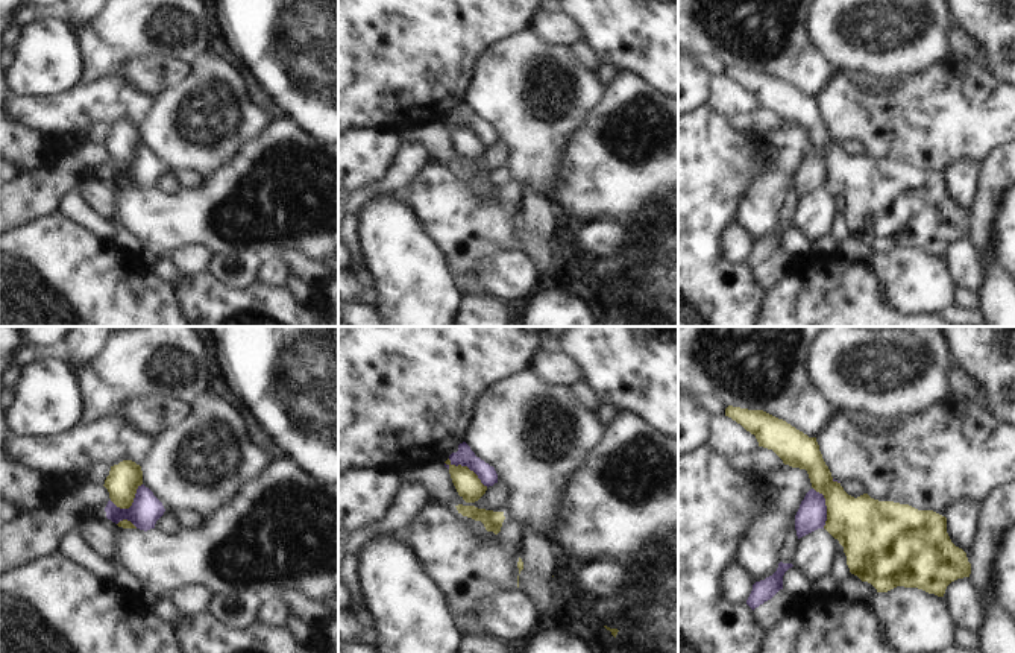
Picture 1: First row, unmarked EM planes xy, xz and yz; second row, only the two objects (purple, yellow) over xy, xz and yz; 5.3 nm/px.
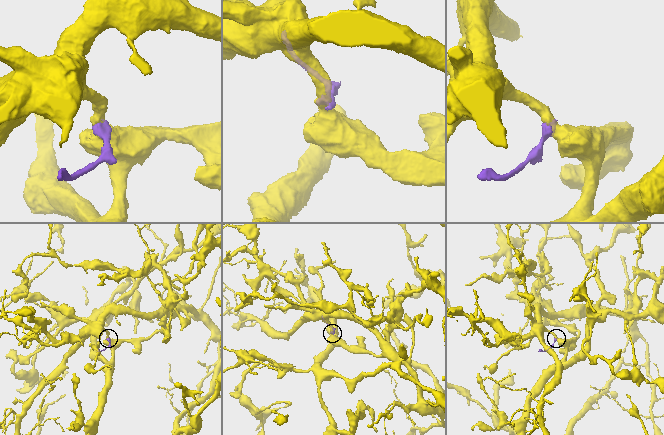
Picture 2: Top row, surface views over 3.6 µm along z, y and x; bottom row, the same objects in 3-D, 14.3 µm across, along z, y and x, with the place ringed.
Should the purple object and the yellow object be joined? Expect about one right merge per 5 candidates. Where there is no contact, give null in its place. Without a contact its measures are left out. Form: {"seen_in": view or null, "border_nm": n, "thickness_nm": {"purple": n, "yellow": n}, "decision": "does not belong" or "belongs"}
{"seen_in": "xz", "border_nm": 260, "thickness_nm": {"purple": 100, "yellow": 140}, "decision": "does not belong"}

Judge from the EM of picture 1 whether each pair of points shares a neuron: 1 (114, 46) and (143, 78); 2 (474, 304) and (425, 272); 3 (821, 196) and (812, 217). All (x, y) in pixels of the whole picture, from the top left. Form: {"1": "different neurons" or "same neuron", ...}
{"1": "different neurons", "2": "different neurons", "3": "same neuron"}

